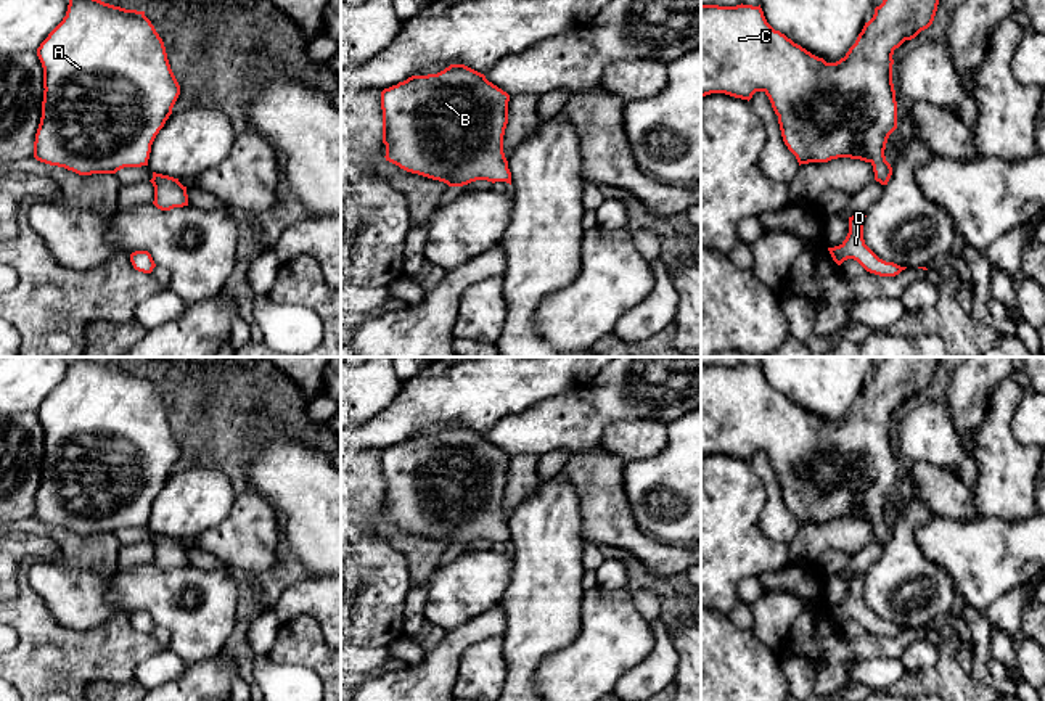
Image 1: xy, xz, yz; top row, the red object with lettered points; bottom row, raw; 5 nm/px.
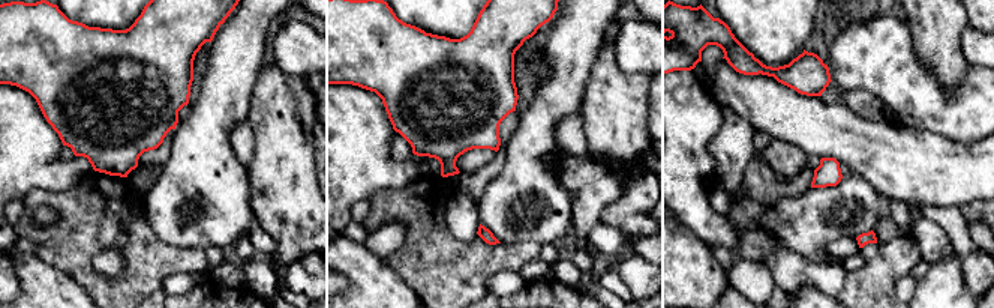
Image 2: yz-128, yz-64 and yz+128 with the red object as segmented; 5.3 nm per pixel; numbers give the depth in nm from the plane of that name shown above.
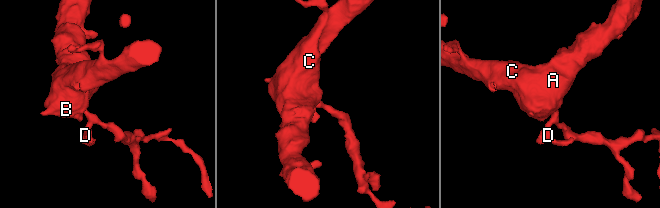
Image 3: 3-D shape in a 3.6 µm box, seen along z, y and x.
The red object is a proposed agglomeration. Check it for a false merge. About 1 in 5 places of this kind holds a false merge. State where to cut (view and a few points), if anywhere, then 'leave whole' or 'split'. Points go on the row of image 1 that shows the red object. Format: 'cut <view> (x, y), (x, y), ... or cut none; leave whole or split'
cut none; leave whole

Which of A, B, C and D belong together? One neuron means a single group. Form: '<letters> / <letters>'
A B C D

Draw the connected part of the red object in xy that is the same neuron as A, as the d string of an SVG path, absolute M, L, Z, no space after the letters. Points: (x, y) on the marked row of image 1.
M69 0L66 16L37 48L43 68L34 158L79 175L148 166L151 145L172 114L180 85L145 11L101 0Z

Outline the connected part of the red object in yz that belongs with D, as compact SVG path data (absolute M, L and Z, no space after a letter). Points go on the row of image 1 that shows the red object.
M855 214L849 217L849 233L846 240L834 248L828 248L833 260L841 265L847 259L857 260L867 272L879 277L895 277L907 267L900 267L894 262L886 262L879 259L863 240L863 214Z

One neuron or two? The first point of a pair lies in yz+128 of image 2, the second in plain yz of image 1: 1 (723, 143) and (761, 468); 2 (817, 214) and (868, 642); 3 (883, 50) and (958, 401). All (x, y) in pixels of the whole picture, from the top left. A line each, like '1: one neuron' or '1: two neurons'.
1: one neuron
2: two neurons
3: two neurons

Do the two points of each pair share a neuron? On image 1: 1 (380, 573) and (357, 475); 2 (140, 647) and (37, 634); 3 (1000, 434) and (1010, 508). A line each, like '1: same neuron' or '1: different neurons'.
1: same neuron
2: same neuron
3: same neuron

